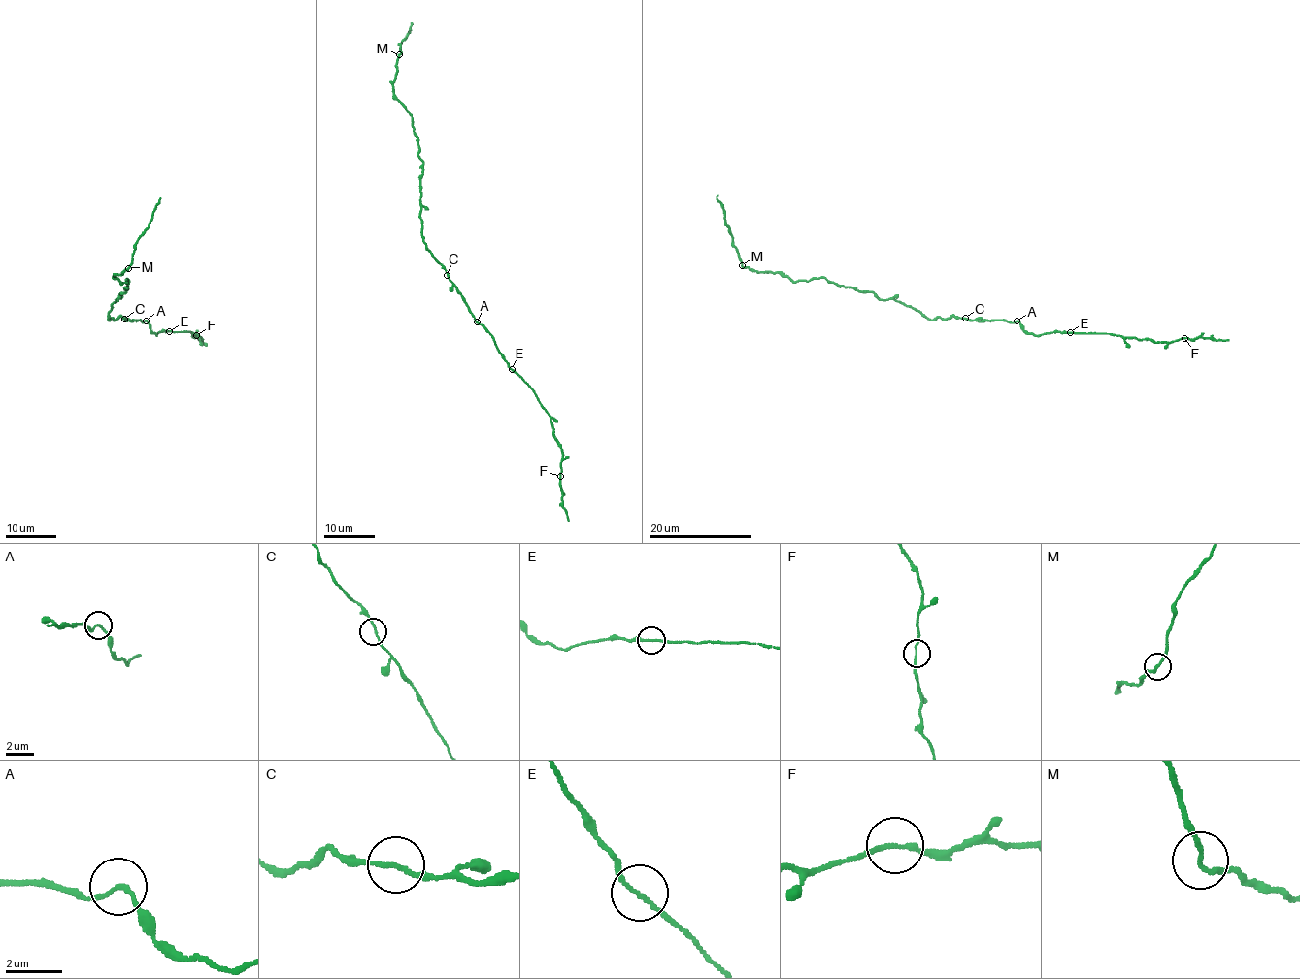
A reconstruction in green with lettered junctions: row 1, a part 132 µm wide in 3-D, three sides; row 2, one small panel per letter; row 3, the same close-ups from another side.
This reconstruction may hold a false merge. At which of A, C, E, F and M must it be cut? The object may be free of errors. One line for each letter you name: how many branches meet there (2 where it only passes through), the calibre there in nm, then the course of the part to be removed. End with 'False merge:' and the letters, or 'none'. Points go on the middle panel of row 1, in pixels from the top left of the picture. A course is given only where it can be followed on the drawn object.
M: Branches: 2. Thickness 150 nm. Course of the part to remove: (399, 54), (399, 44), (412, 24)
False merge: M

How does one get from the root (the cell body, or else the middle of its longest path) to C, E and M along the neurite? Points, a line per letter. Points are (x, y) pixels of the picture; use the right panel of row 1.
C: (944, 319), (952, 316), (965, 318)
E: (944, 319), (953, 316), (978, 320), (1016, 320), (1024, 331), (1036, 336), (1070, 332)
M: (944, 319), (929, 319), (892, 298), (881, 300), (873, 292), (823, 277), (791, 281), (778, 272), (742, 265)

